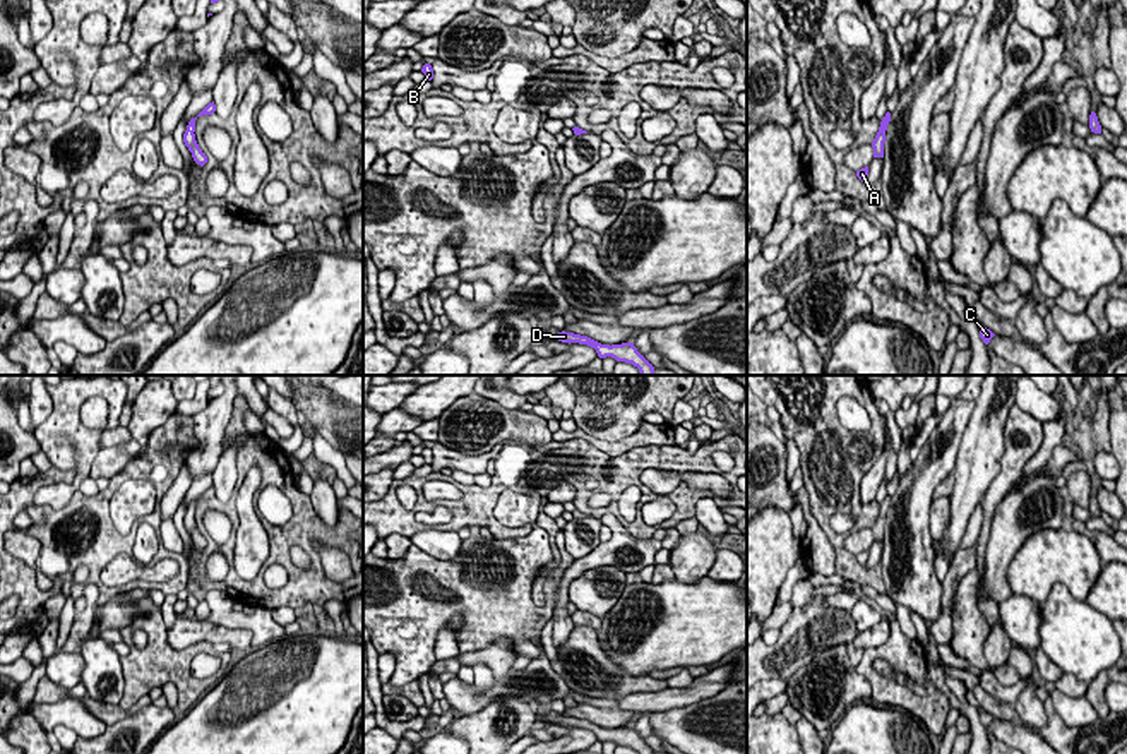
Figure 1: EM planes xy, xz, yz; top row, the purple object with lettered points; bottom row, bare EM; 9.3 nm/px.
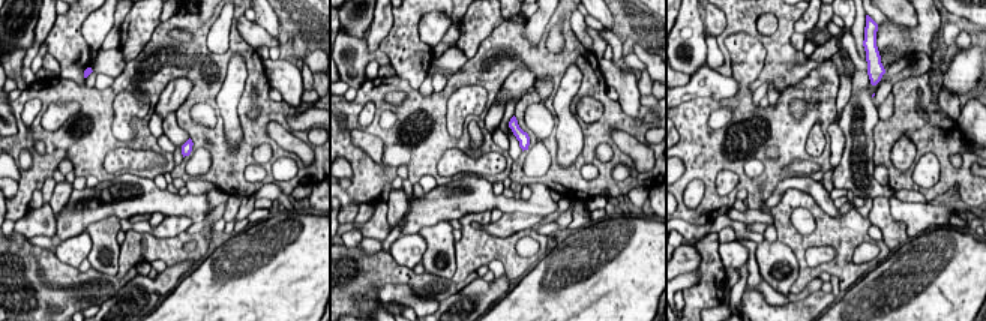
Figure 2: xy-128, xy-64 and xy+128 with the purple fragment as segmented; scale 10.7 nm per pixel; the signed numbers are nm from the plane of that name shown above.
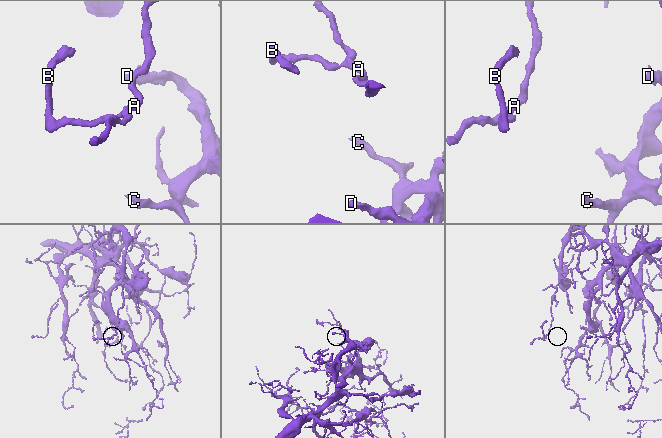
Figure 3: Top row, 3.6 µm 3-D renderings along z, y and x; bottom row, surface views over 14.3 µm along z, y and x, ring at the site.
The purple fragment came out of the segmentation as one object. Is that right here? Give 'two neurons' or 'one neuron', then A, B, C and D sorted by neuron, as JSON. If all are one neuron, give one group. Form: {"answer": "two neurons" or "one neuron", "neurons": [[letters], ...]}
{"answer": "one neuron", "neurons": [["A", "B", "C", "D"]]}

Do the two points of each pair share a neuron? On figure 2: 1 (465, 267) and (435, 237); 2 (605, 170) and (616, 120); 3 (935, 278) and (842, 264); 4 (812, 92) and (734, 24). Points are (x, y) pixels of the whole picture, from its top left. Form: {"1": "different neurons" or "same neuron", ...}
{"1": "different neurons", "2": "same neuron", "3": "different neurons", "4": "different neurons"}

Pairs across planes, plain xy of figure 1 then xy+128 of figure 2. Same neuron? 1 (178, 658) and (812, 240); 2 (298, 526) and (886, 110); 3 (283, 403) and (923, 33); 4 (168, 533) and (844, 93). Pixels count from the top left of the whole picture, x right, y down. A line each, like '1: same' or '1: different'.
1: same
2: different
3: same
4: same

